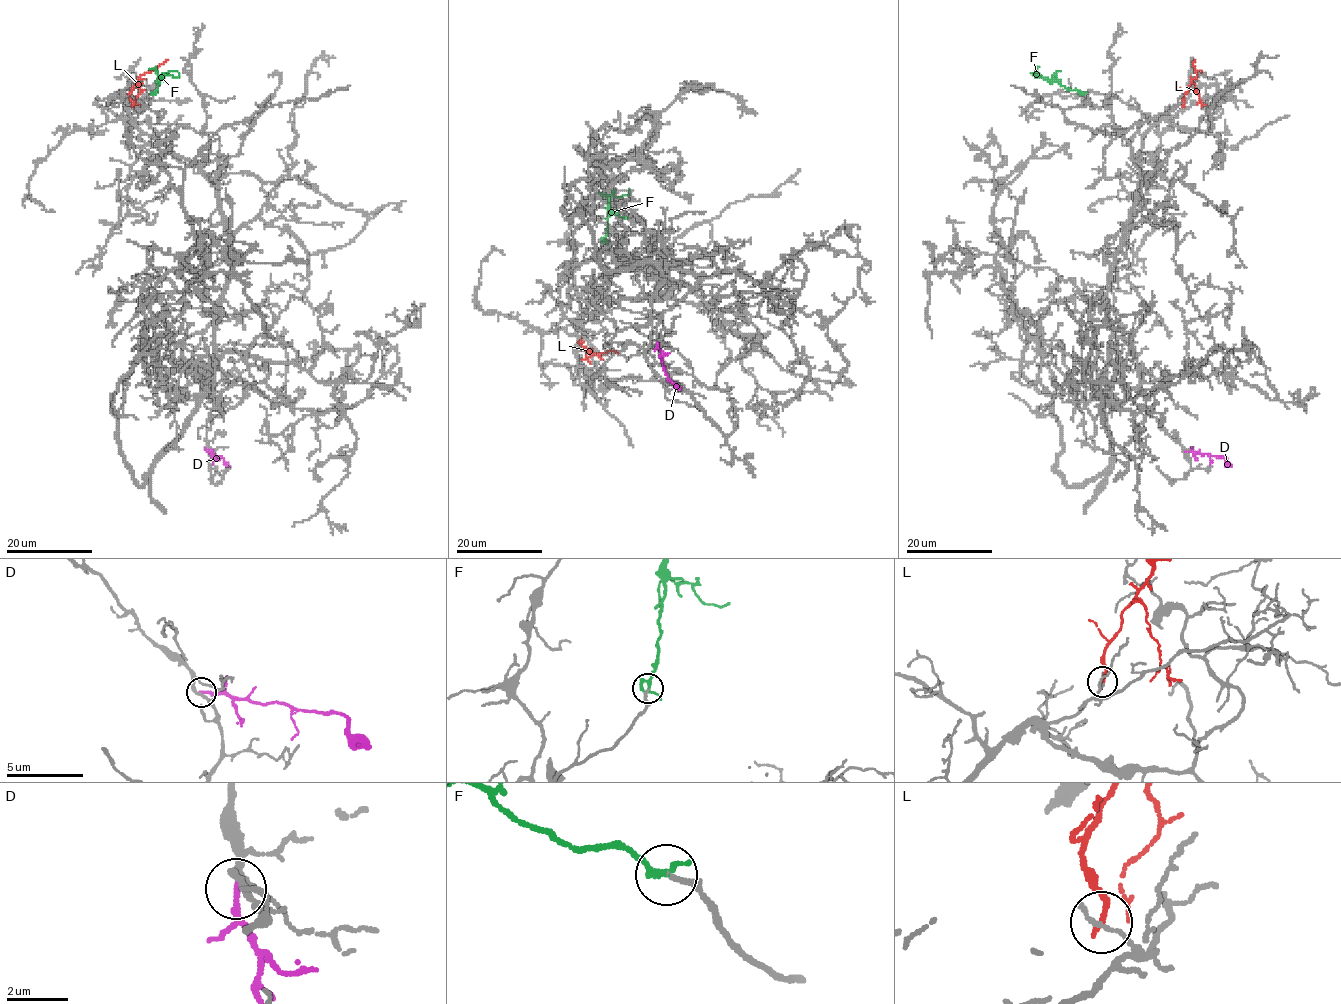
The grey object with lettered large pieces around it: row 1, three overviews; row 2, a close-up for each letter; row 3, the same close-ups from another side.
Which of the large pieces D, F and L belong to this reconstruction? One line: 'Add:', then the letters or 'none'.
Add: F

